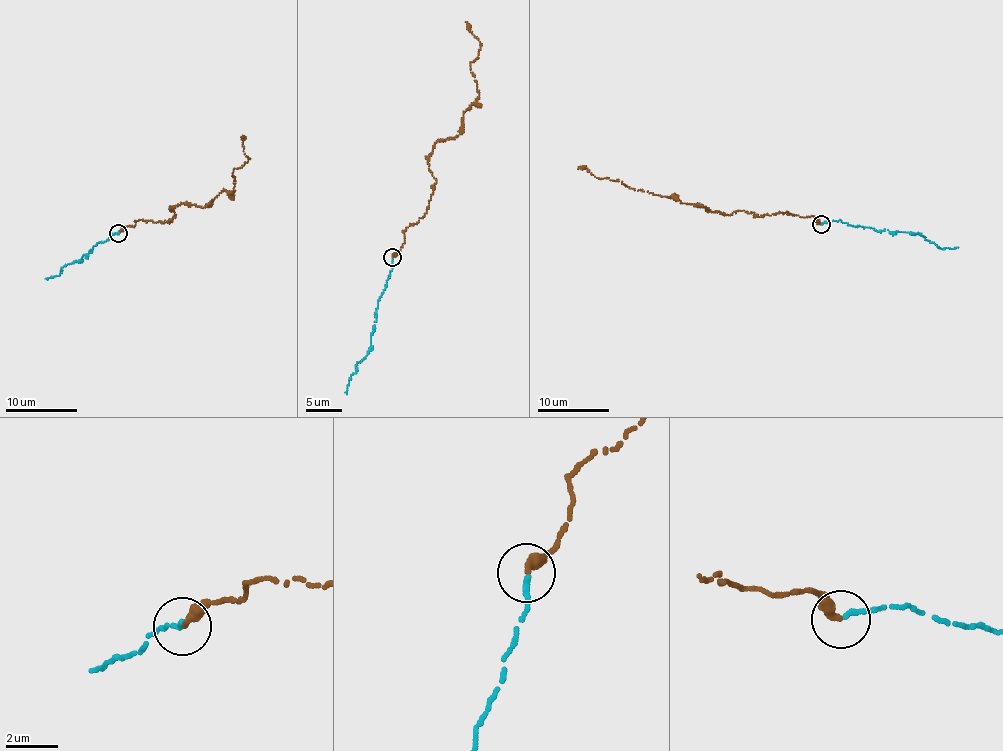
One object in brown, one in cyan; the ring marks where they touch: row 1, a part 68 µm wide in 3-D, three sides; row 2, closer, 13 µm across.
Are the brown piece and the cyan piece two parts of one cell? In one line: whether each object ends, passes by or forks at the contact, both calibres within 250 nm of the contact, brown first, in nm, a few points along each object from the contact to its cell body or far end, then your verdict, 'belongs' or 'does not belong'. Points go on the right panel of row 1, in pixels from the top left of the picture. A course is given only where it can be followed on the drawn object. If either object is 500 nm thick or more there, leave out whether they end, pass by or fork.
brown ends there; cyan ends there; 320 nm thick on the brown side, 240 nm on the other; brown runs (820, 224), (811, 215), (786, 212), (759, 217), (738, 210), (712, 212), (578, 167); cyan runs (822, 224), (839, 220), (875, 230), (913, 232), (941, 248), (958, 247); belongs

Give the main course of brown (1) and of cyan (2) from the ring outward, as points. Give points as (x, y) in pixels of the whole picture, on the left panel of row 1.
1: (119, 233), (234, 192), (234, 169), (249, 158), (243, 135)
2: (118, 234), (112, 233), (80, 260), (65, 264), (47, 279)

